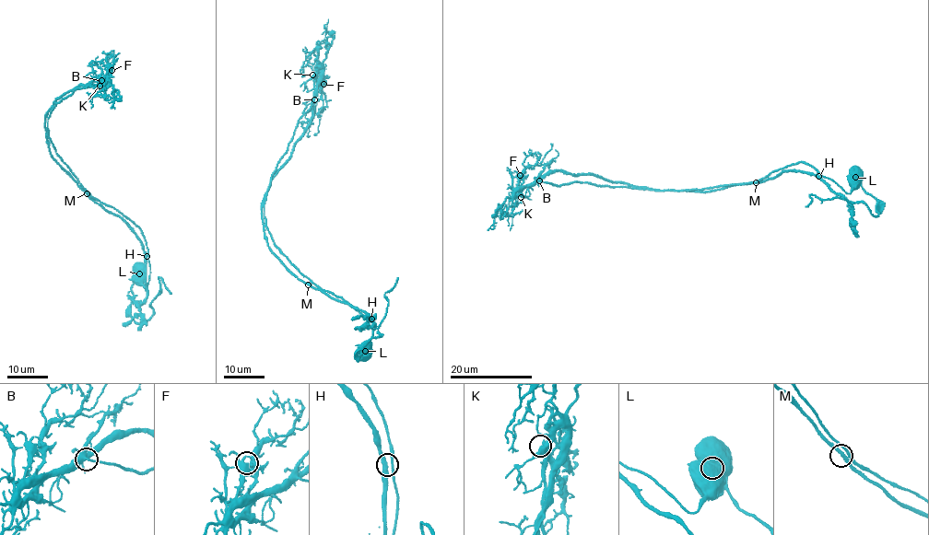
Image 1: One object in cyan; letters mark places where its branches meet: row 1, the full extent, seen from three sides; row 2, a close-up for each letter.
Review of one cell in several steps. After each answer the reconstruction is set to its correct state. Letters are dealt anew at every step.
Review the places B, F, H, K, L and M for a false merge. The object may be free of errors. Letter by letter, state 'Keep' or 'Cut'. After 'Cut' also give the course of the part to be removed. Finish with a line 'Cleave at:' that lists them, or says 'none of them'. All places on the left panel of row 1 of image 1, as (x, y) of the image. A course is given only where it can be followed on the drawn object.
B: Keep
F: Keep
H: Keep
K: Keep
L: Cut. Course of the part to remove: (139, 273), (131, 288), (135, 321), (153, 313), (159, 277), (171, 293)
M: Keep
Cleave at: L

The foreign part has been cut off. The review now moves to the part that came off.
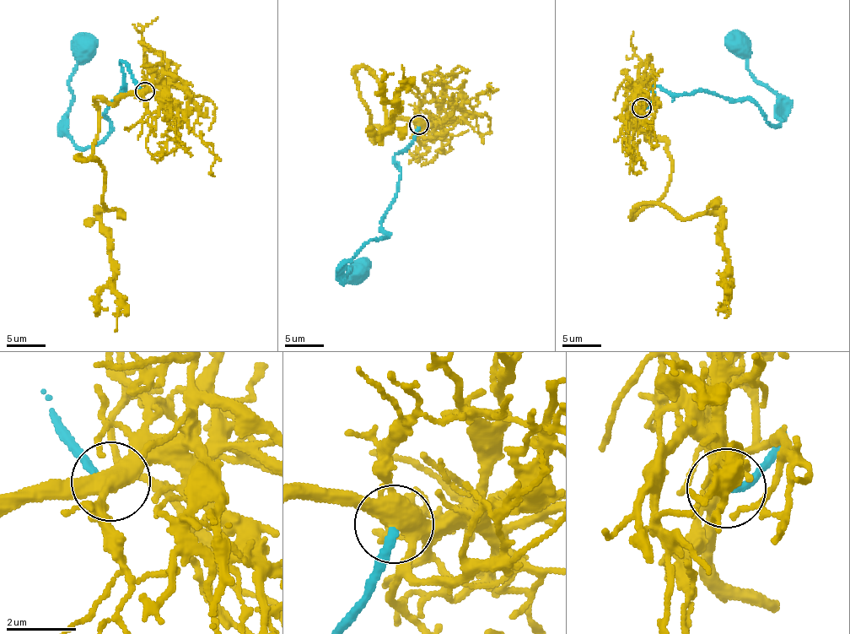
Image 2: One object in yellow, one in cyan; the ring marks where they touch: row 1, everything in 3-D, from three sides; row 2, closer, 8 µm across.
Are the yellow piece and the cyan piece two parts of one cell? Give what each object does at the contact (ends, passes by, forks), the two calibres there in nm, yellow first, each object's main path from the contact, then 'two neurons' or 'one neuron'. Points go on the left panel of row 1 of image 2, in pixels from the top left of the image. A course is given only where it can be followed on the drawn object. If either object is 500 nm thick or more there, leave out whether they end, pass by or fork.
yellow forks; cyan ends; calibres 440 and 200 nm; course yellow (145, 91), (97, 98), (92, 154), (78, 158), (99, 162), (104, 174), (99, 216), (119, 306), (115, 330); course cyan (145, 91), (121, 62), (126, 86), (104, 111), (110, 131), (76, 146), (69, 79), (89, 34); one neuron

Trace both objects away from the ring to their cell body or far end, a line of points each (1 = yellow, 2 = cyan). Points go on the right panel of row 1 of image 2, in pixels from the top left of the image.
1: (642, 107), (646, 139), (668, 143), (669, 186), (632, 217), (642, 204), (683, 218), (720, 215), (724, 317)
2: (642, 107), (659, 85), (745, 99), (781, 123), (777, 95), (753, 76), (733, 30)

